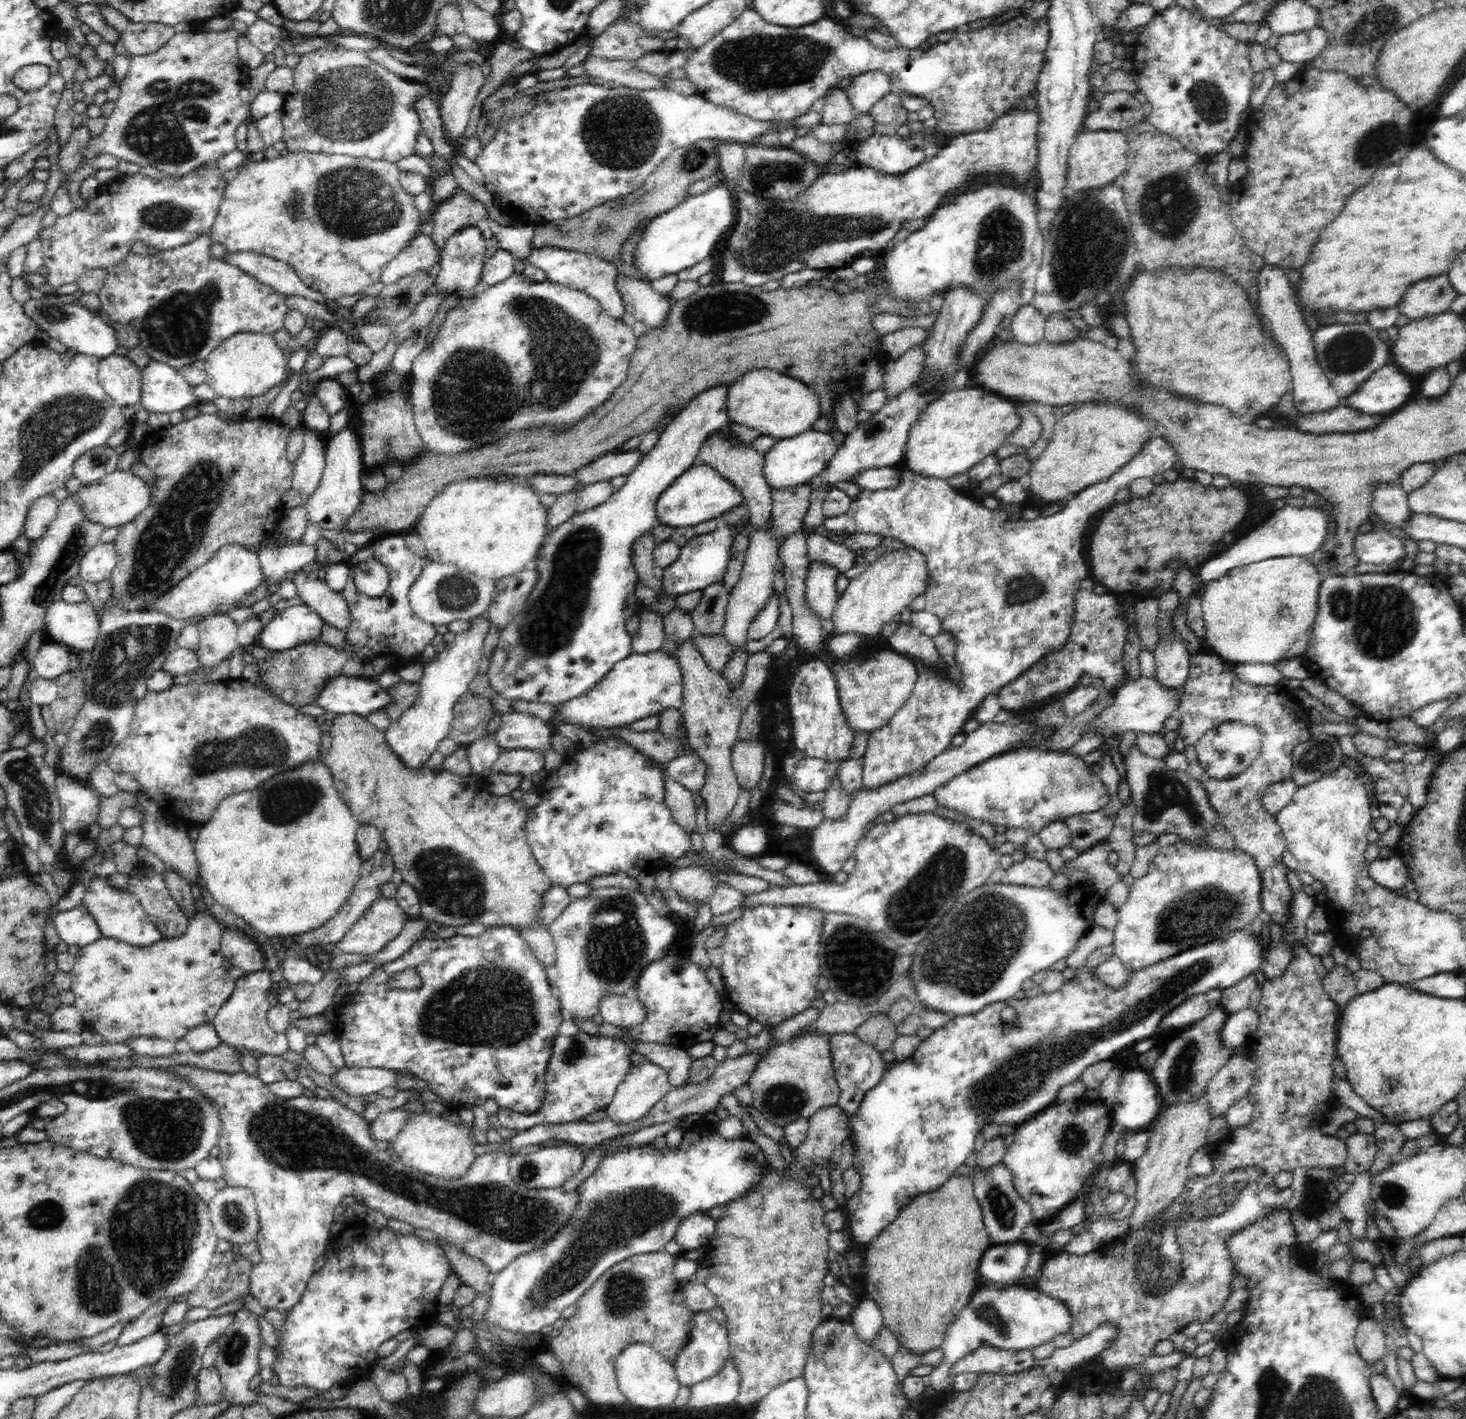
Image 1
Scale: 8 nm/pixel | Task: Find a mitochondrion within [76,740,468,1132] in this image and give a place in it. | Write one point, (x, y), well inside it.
(284, 801)

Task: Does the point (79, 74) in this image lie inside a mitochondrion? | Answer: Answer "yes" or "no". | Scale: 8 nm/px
no

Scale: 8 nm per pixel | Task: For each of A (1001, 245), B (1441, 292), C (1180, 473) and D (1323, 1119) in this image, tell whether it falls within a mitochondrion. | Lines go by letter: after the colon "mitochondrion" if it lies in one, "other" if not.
A: mitochondrion
B: mitochondrion
C: other
D: other

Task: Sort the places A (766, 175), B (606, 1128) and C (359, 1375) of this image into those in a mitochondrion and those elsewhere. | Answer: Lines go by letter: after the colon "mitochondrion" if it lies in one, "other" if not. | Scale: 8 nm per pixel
A: mitochondrion
B: other
C: other

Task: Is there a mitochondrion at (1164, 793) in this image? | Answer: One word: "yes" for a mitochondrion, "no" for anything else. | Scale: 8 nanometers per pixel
yes

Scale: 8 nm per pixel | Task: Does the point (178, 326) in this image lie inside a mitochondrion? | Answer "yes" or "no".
yes

